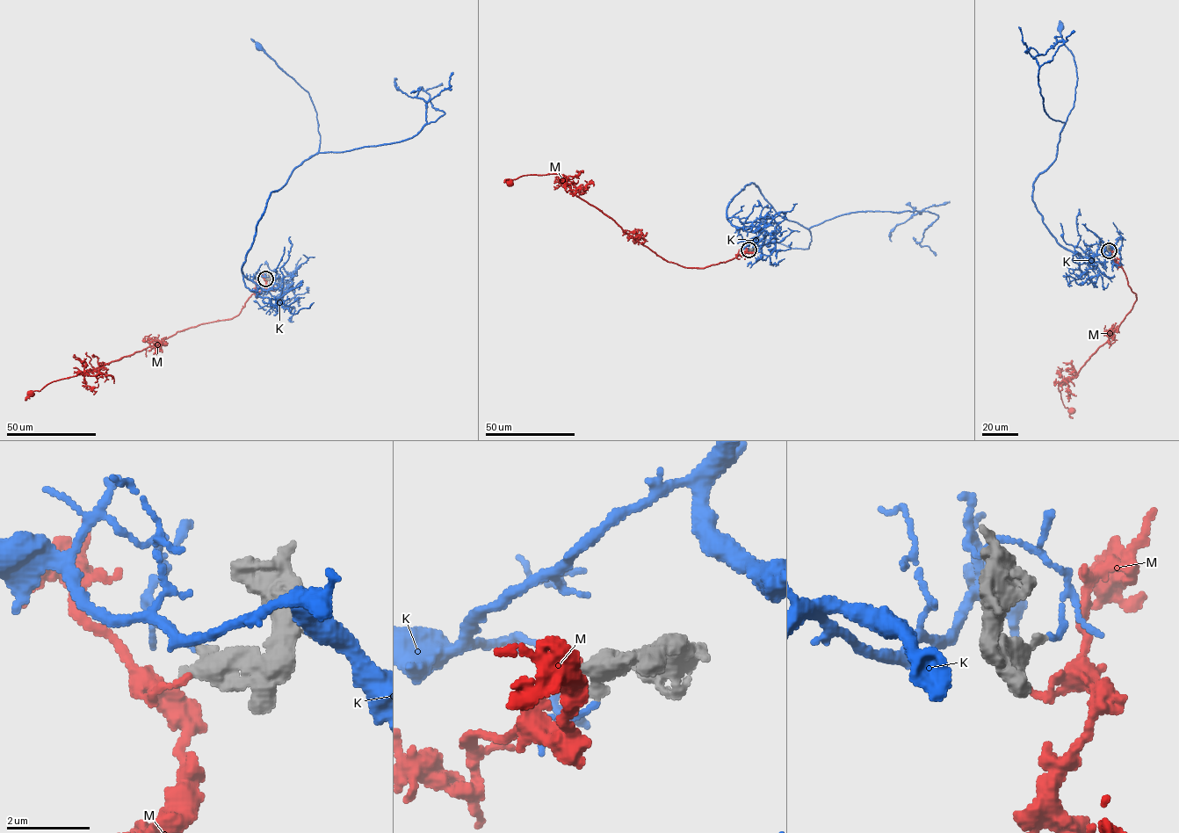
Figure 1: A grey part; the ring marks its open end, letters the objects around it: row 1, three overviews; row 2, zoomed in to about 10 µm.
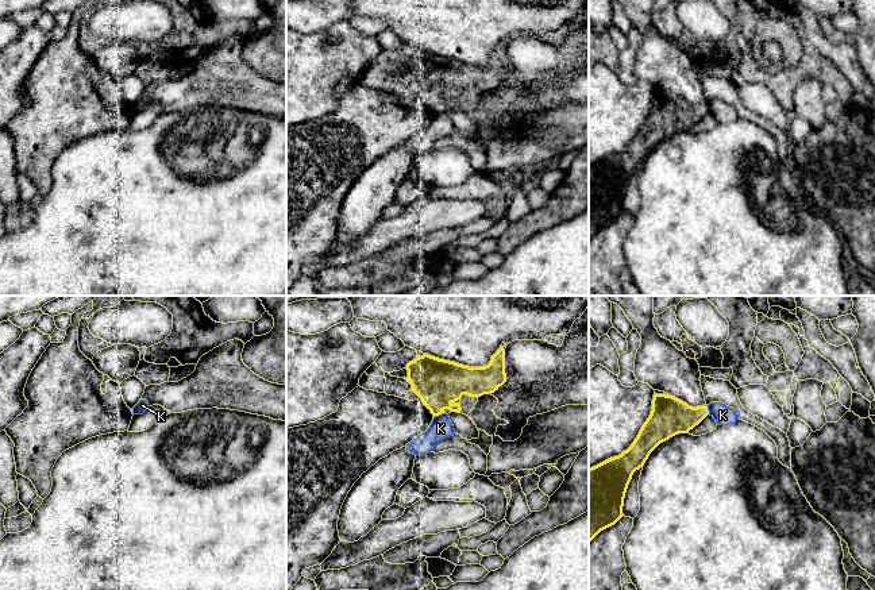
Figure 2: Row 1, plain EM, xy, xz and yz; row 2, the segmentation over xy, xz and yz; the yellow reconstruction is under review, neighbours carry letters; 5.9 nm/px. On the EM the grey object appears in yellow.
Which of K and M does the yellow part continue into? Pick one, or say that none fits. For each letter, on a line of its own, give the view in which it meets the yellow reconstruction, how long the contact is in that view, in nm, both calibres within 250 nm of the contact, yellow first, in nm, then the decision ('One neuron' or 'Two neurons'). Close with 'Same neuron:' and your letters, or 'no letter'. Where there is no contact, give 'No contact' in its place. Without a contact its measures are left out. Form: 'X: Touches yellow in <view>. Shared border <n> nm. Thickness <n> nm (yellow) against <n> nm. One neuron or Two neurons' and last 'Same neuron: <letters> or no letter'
K: Touches yellow in xz. Shared border 70 nm. Thickness 280 nm (yellow) against 130 nm. Two neurons
M: No contact. Two neurons
Same neuron: no letter

